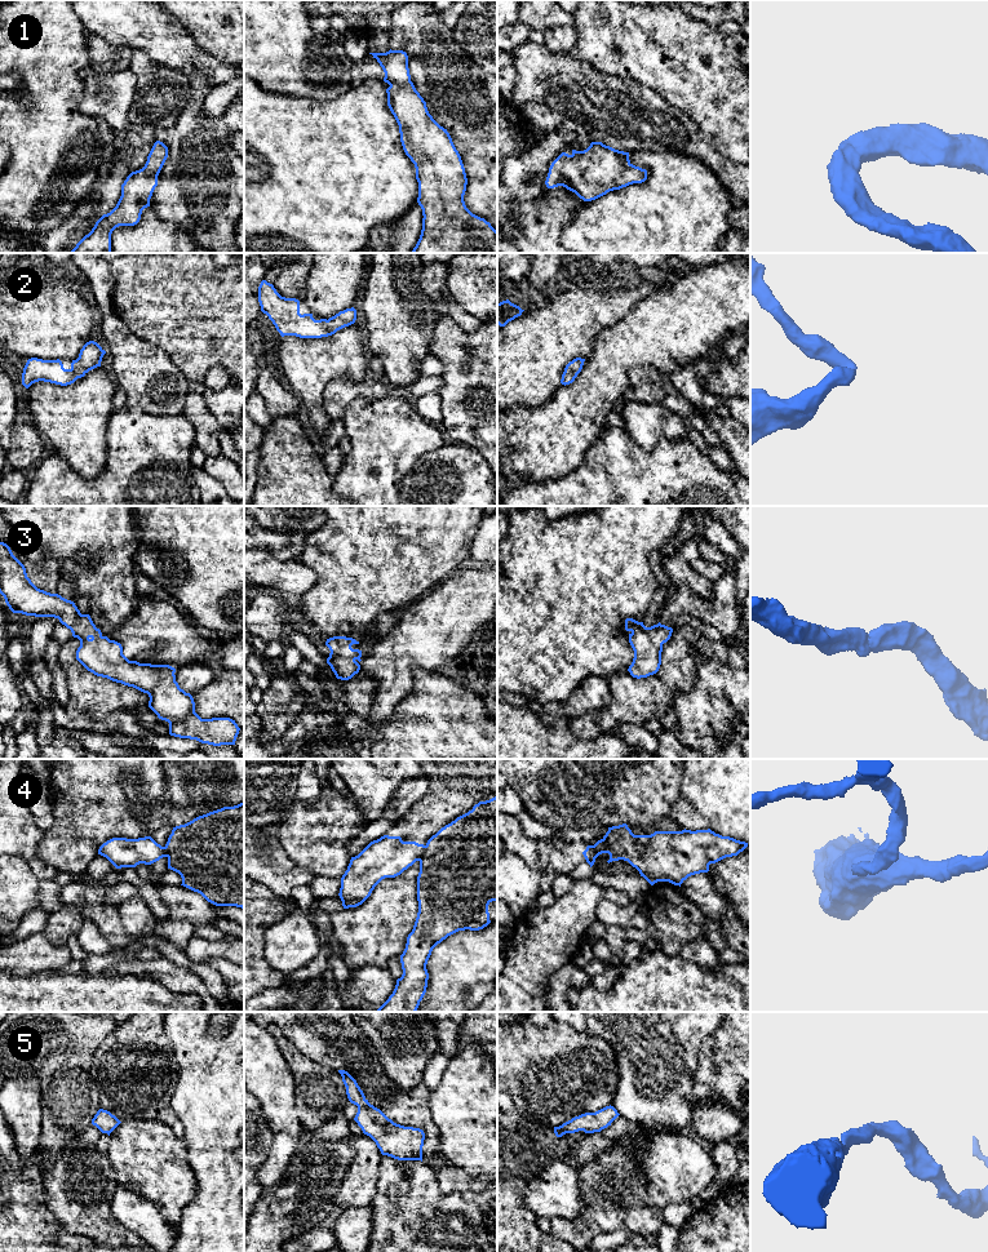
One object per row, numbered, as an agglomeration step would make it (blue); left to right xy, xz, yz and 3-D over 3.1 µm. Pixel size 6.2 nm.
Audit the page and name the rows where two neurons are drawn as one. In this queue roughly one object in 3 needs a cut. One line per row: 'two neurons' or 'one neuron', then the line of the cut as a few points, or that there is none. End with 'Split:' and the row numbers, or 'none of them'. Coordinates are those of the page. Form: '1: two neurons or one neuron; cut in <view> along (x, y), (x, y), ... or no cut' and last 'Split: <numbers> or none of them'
1: one neuron; no cut
2: one neuron; no cut
3: one neuron; no cut
4: two neurons; cut in xz along (426, 846), (419, 860)
5: one neuron; no cut
Split: 4

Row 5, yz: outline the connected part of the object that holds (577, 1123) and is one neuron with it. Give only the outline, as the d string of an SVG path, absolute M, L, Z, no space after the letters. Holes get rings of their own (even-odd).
M606 1106L595 1113L585 1113L571 1120L563 1123L559 1127L554 1127L554 1133L557 1137L562 1137L566 1133L575 1133L584 1131L585 1133L601 1132L602 1129L611 1126L611 1123L620 1114L613 1106Z

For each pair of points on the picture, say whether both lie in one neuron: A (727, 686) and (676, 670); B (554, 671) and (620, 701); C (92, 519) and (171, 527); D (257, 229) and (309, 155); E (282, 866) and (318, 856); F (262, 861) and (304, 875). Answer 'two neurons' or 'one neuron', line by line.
A: two neurons
B: two neurons
C: two neurons
D: one neuron
E: two neurons
F: one neuron

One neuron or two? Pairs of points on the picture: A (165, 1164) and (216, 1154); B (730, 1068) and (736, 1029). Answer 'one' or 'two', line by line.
A: two
B: one

